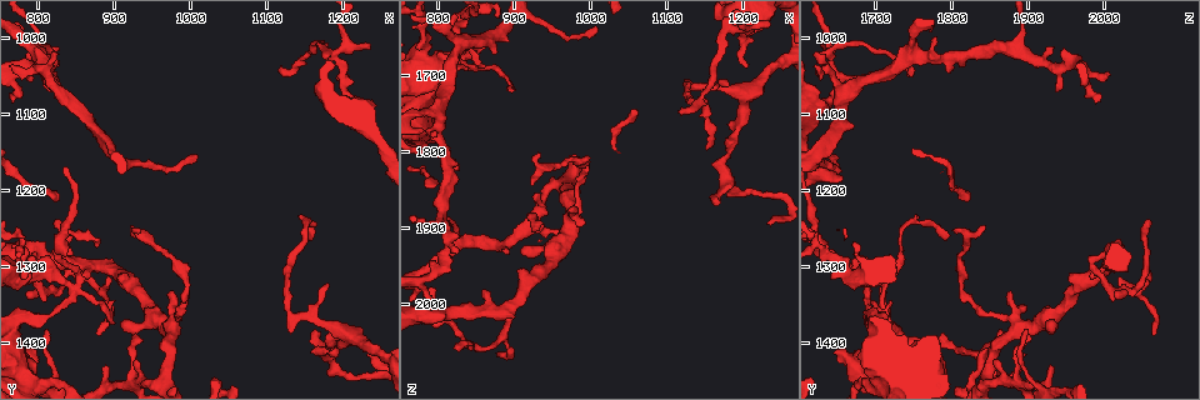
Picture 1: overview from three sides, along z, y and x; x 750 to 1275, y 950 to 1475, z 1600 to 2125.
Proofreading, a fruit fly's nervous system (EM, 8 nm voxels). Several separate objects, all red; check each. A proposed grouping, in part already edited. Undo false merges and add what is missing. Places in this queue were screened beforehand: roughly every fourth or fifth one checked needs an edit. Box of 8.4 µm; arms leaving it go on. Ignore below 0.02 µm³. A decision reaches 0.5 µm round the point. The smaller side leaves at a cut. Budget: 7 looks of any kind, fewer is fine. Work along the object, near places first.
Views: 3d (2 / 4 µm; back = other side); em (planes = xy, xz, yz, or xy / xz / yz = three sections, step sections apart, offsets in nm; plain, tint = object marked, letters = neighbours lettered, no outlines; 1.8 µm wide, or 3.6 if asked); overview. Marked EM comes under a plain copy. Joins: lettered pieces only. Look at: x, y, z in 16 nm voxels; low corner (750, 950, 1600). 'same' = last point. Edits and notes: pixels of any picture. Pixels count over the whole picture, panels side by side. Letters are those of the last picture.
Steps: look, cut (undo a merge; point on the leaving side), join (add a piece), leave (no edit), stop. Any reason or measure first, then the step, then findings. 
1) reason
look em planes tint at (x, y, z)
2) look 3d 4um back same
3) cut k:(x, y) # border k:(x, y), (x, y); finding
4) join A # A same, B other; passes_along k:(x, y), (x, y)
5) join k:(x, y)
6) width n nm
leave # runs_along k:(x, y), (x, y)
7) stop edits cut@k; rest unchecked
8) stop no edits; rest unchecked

thin neck
look em planes tint at (845, 1335, 1685)

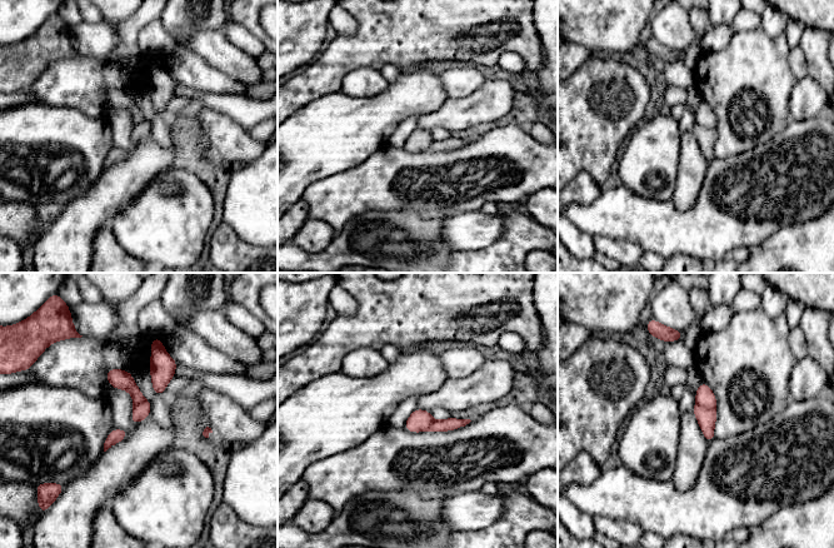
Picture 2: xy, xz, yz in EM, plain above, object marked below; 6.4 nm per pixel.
see the neighbours
look em planes letters same

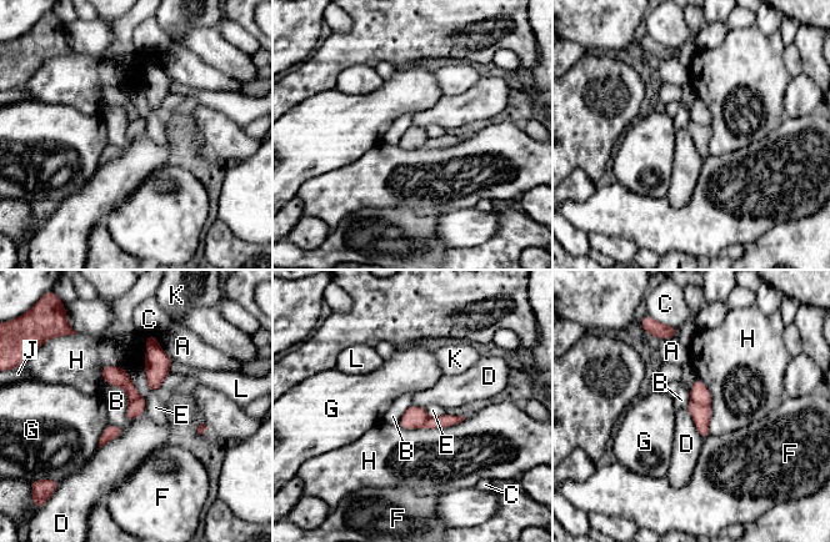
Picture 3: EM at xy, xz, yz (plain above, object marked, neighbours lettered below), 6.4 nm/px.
longest_contact H 460 nm
cut 3:(699, 392) # A other, B other, C other, D other, E other, F other, G other, H other, J other, K other, L other; border 3:(691, 400), (709, 405); two cells meet here

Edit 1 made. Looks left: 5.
long arm stops here
look em xy step 16 letters at (1155, 1260, 1795)

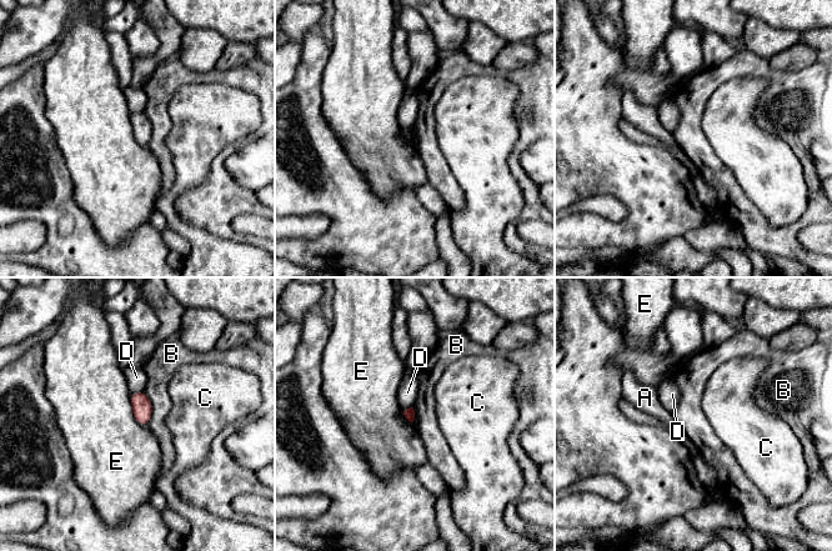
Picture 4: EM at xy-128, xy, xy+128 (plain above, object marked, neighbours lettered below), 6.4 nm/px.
cut it another way
look em planes letters same

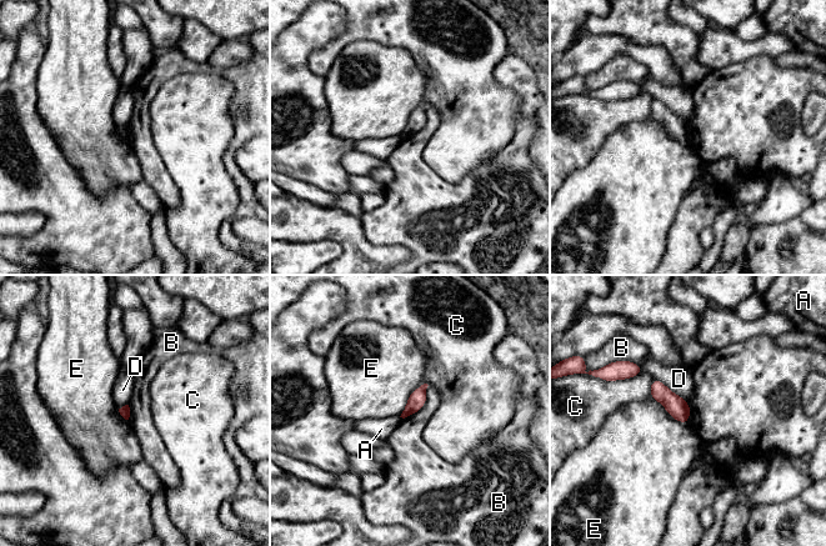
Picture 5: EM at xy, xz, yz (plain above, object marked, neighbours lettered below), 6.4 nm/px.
width 70 nm
leave # A other, B other, C other, D other, E other; border 5:(427, 385), (425, 404), (403, 419); none of them fits

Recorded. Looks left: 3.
an open end
look em planes letters at (1170, 1385, 1870)

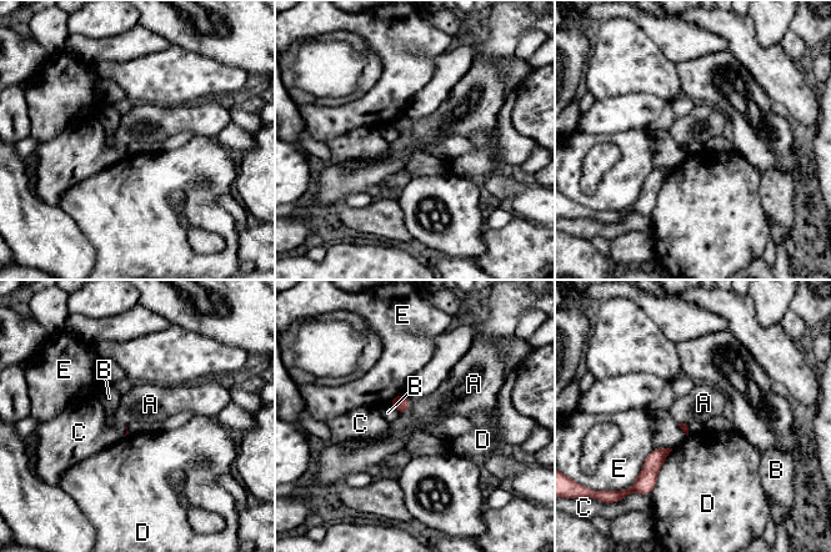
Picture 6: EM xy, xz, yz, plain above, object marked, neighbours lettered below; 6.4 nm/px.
longest_contact D 340 nm
leave # A other, B other, C other, D other, E other; border 6:(410, 399), (410, 407), (400, 414); no lettered piece goes on from it

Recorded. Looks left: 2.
stop edits cut@3; rest unchecked

